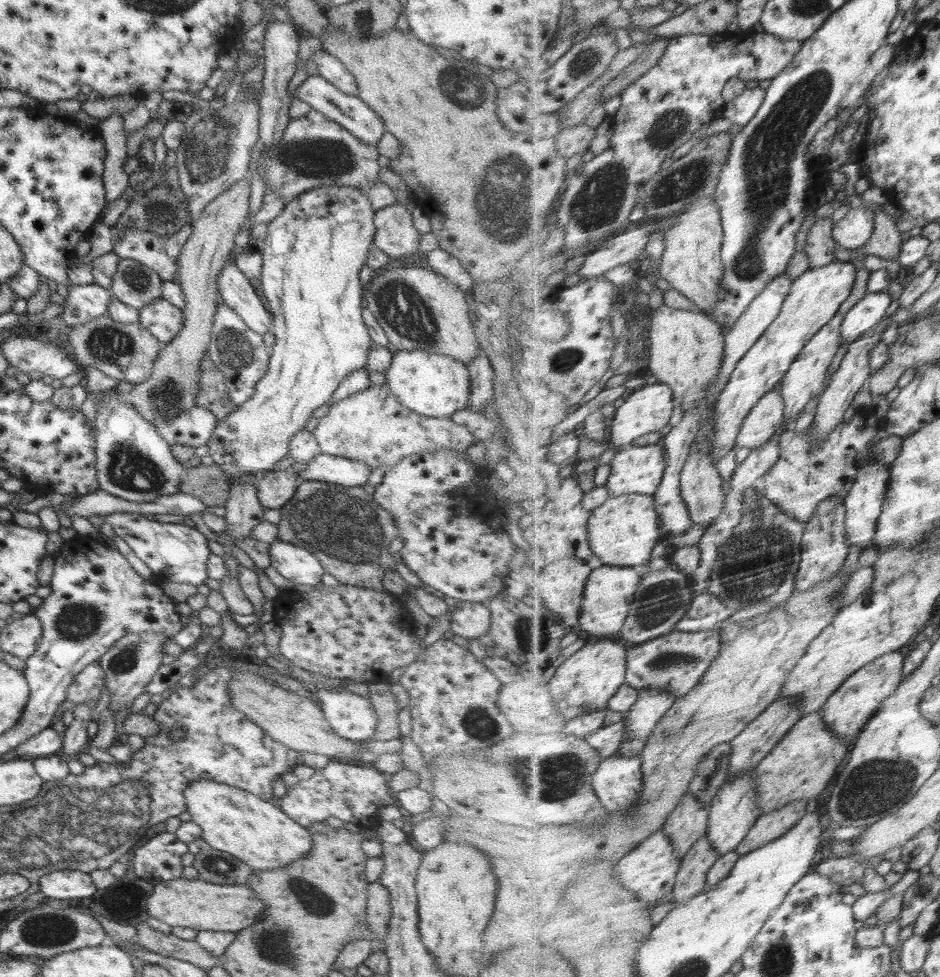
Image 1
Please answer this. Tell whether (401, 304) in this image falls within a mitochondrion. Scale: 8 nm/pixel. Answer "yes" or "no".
yes

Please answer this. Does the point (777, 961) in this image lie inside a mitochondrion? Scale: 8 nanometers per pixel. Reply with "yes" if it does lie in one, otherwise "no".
yes

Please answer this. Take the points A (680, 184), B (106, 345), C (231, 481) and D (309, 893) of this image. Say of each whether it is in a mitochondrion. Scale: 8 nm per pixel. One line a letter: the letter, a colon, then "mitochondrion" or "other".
A: mitochondrion
B: mitochondrion
C: other
D: mitochondrion

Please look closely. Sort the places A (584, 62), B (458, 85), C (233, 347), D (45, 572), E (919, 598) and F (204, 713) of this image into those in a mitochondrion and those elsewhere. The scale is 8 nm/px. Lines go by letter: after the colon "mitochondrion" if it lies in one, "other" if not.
A: mitochondrion
B: mitochondrion
C: mitochondrion
D: other
E: other
F: other

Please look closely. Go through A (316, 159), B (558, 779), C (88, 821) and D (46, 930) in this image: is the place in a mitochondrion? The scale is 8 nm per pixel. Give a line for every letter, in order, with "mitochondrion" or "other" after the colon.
A: mitochondrion
B: mitochondrion
C: mitochondrion
D: mitochondrion

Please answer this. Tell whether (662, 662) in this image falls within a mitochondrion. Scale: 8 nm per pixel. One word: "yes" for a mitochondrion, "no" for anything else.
yes

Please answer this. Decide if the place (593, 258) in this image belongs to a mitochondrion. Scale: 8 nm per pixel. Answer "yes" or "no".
no

